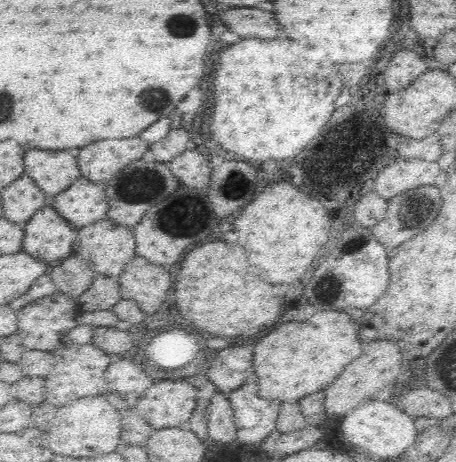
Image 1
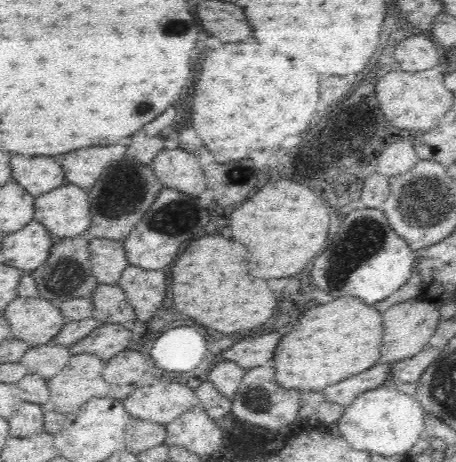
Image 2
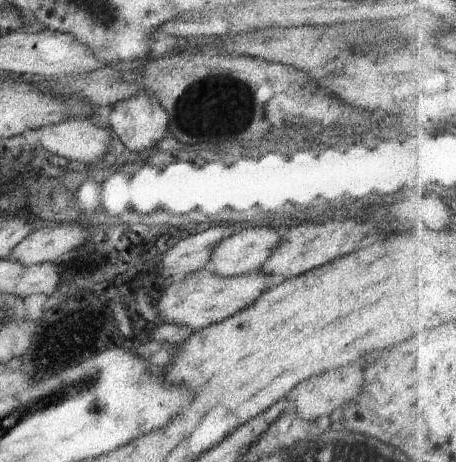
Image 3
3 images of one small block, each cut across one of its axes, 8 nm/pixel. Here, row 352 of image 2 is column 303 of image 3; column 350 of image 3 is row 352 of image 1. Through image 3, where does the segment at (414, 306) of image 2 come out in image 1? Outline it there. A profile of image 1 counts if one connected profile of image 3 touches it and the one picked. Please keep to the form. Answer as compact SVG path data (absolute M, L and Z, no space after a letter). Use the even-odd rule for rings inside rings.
M380 338L380 340L372 340L372 342L364 344L360 358L356 358L351 364L348 364L346 370L340 374L340 378L336 378L336 382L332 382L324 390L324 394L326 394L324 406L326 408L324 408L323 418L341 419L351 409L372 400L376 392L397 380L396 377L400 374L403 366L402 353L395 340Z

